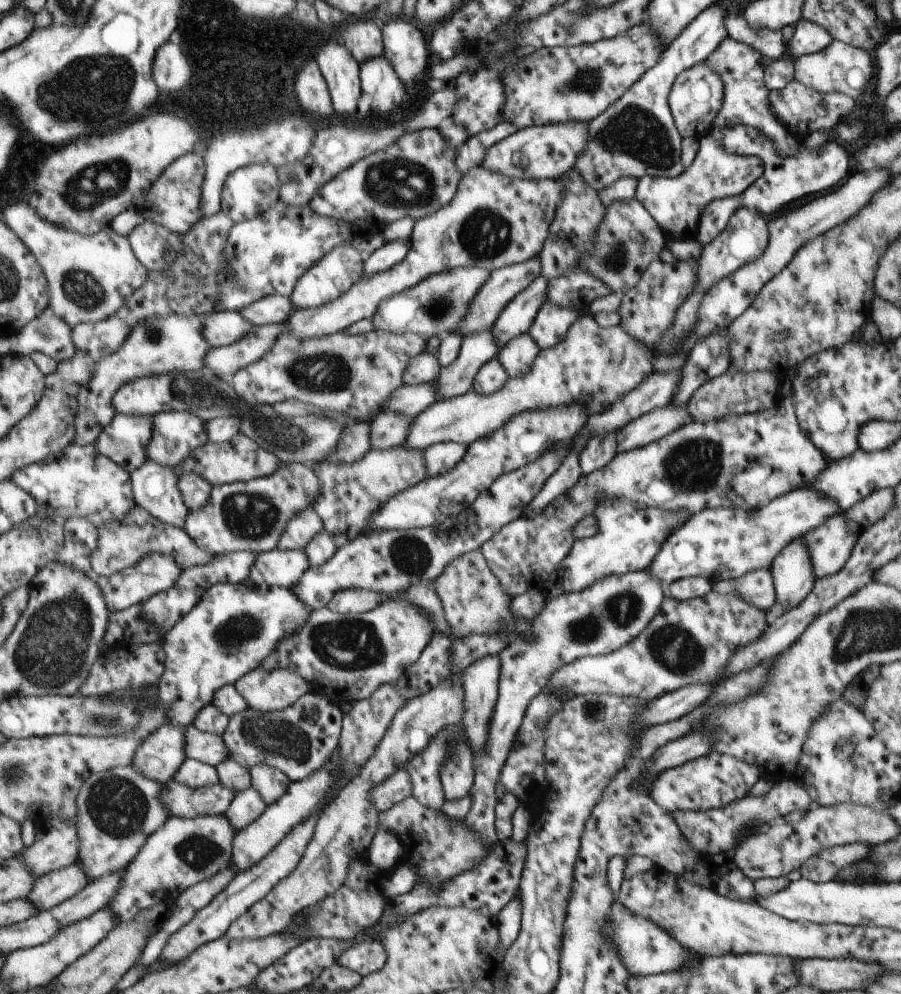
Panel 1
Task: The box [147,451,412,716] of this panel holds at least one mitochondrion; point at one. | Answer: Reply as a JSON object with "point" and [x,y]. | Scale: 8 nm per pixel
{"point":[344,645]}

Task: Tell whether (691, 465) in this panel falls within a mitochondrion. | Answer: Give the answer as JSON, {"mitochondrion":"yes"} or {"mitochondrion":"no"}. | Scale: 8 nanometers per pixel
{"mitochondrion":"yes"}

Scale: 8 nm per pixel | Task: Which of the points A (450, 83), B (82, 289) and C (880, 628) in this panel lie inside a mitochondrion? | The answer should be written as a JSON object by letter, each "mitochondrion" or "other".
{"A":"other","B":"mitochondrion","C":"mitochondrion"}

